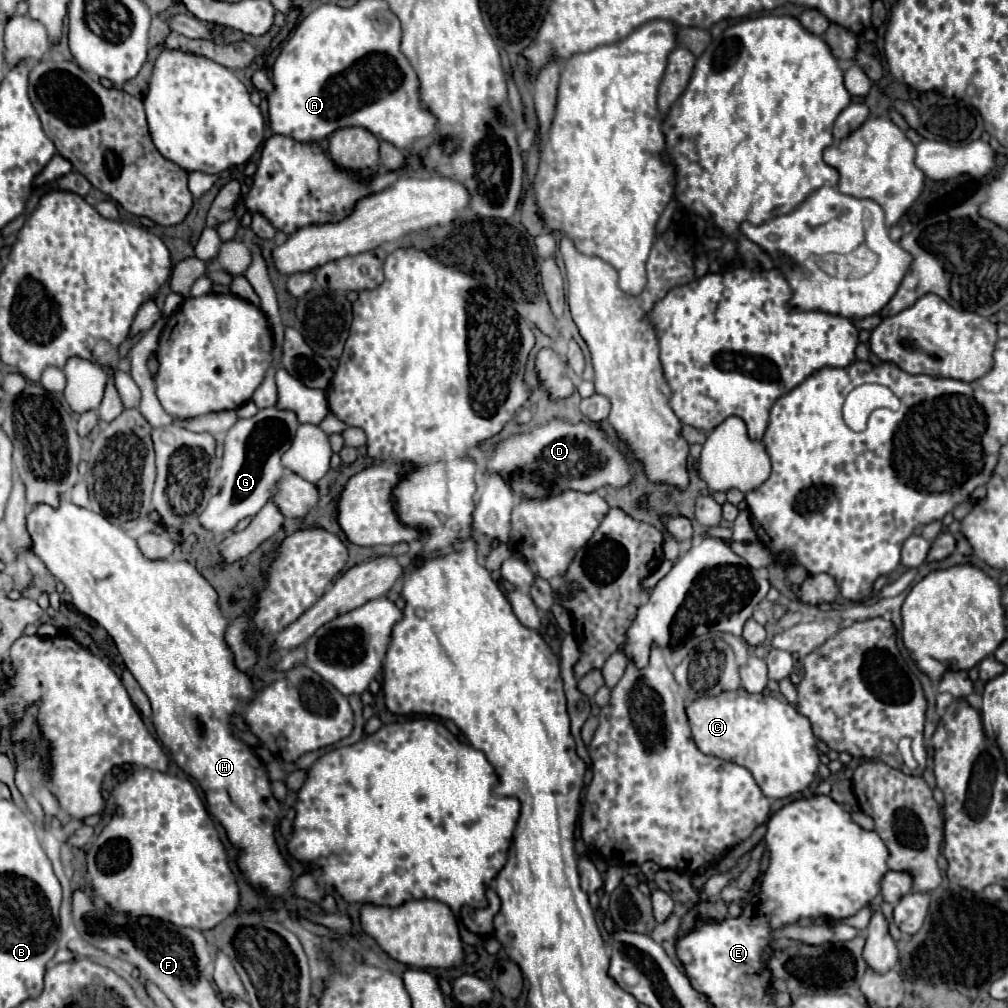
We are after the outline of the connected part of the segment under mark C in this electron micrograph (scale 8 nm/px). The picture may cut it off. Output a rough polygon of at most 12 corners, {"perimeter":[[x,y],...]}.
{"perimeter":[[740,687],[686,703],[698,749],[762,793],[804,791],[820,763],[808,719]]}

